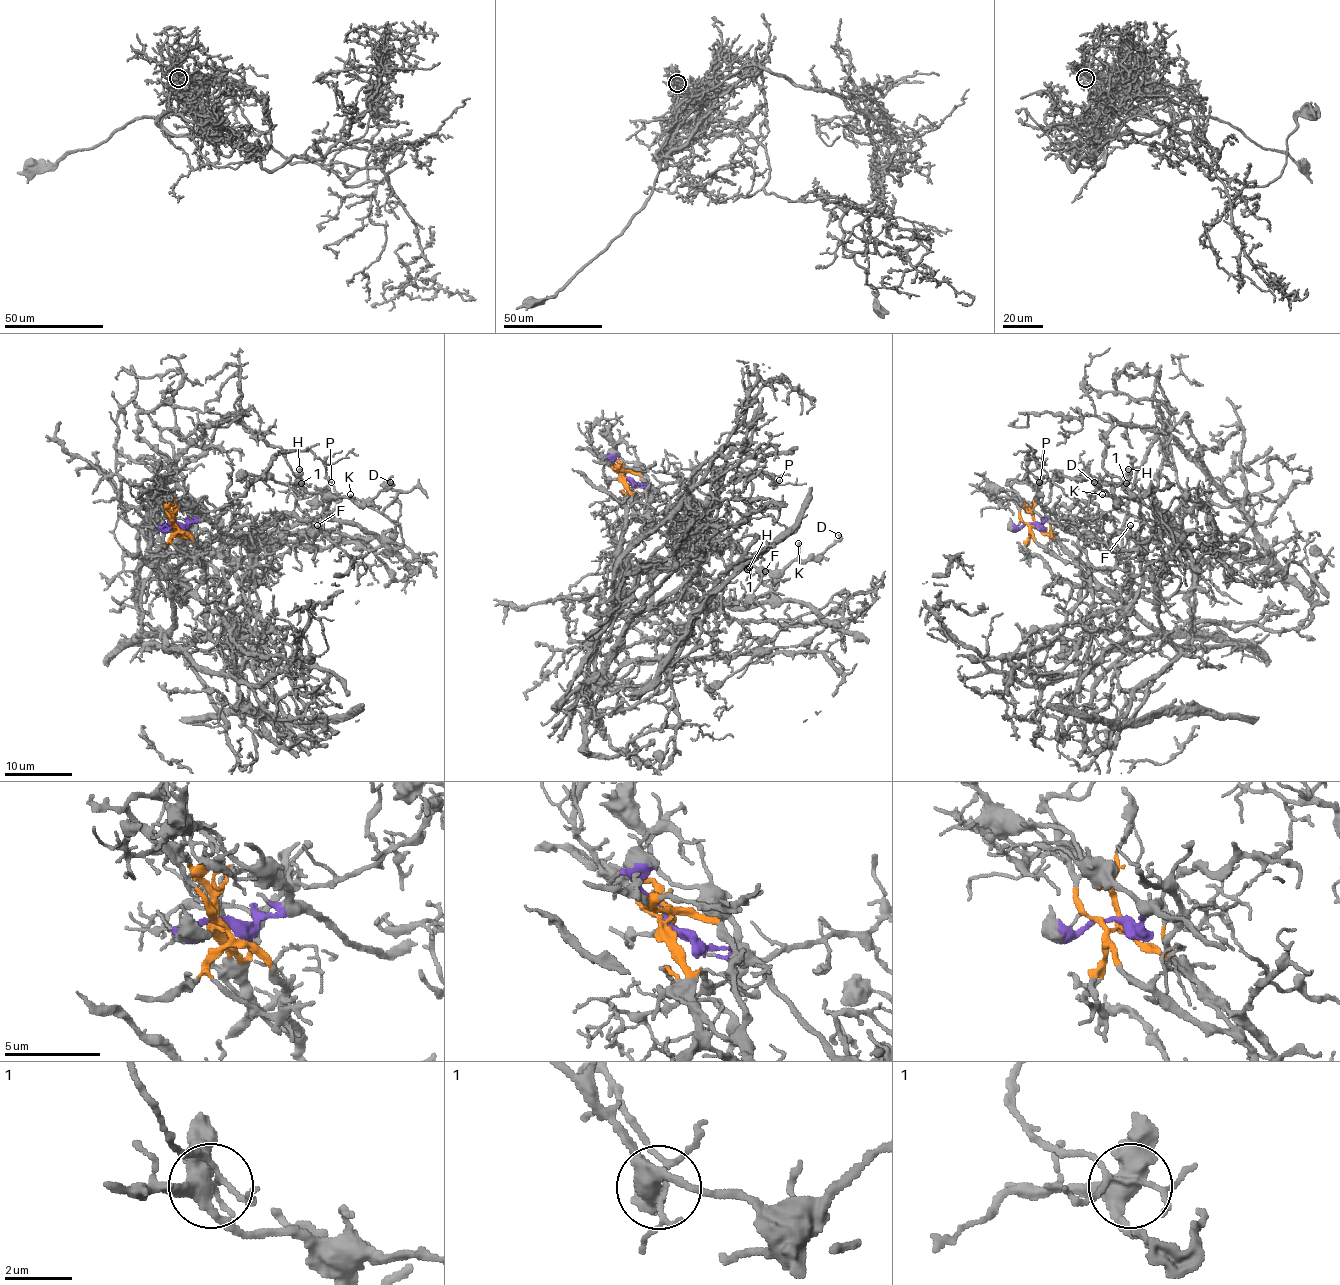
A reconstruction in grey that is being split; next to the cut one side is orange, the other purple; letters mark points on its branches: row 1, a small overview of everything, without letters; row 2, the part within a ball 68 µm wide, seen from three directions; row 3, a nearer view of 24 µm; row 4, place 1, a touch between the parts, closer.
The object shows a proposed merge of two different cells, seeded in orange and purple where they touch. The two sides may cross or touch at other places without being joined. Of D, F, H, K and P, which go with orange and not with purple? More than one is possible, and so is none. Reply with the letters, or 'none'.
P

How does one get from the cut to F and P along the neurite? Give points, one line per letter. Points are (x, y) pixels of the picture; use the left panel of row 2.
F: (175, 524), (207, 521), (245, 536), (250, 550), (263, 526), (277, 519), (301, 518), (312, 543), (317, 524)
P: (174, 524), (182, 534), (201, 512), (228, 506), (279, 455), (290, 450), (312, 451), (331, 482)

